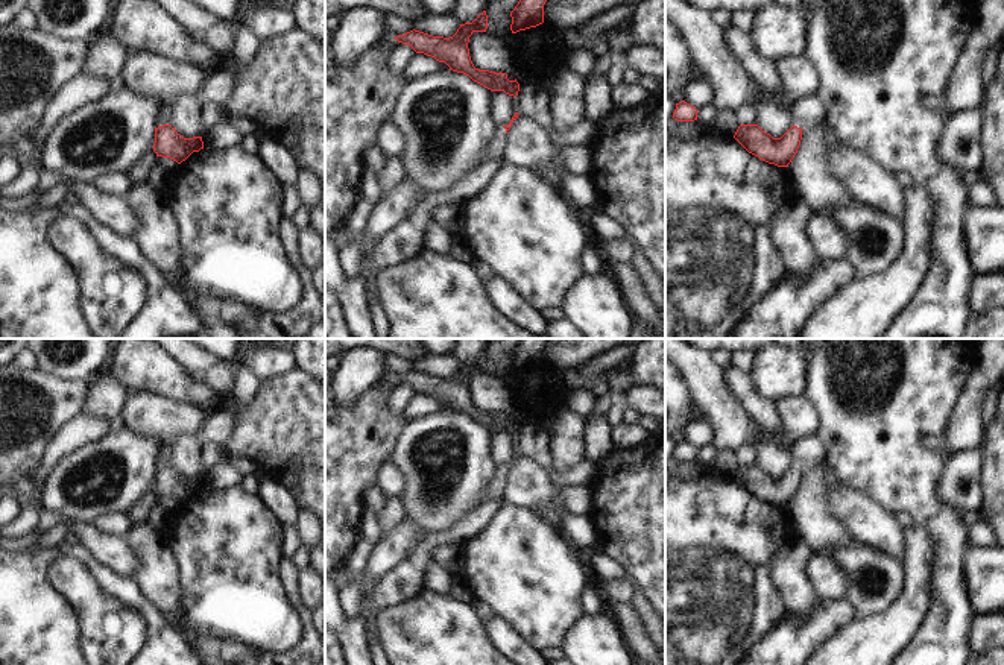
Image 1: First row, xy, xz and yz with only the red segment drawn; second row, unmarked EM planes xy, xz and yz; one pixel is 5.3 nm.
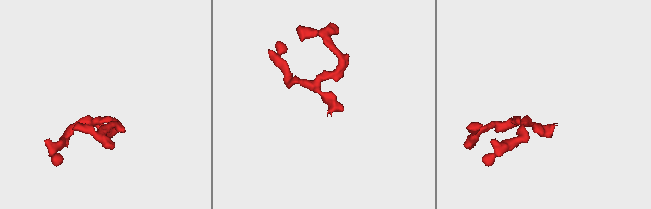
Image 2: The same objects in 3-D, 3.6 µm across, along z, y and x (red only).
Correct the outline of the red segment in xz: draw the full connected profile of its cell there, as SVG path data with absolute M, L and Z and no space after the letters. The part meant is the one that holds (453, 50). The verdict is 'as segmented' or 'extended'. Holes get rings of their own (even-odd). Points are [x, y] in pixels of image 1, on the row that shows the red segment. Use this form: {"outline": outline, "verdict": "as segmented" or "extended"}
{"outline": "M483 11L472 23L460 24L457 32L450 36L433 36L419 30L410 30L404 35L395 36L398 43L410 46L416 53L424 53L439 62L445 62L450 70L469 76L474 82L483 85L491 91L504 91L516 97L519 84L509 80L506 73L494 73L489 70L478 70L474 67L469 56L469 36L474 32L486 32L488 15Z", "verdict": "as segmented"}

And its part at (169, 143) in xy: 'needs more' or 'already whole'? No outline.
already whole

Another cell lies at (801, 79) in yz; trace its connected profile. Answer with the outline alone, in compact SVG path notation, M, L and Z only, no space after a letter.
M805 55L779 61L778 70L793 102L819 94L819 74Z

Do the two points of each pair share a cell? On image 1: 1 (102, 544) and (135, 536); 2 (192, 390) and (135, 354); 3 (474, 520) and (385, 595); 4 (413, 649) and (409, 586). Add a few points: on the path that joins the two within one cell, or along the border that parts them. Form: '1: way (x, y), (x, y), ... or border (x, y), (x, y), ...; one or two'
1: border (119, 538), (132, 556), (132, 573); two
2: way (178, 384), (149, 368); one
3: way (450, 535), (435, 539), (409, 571); one
4: border (423, 588), (416, 595), (382, 608), (377, 612); two

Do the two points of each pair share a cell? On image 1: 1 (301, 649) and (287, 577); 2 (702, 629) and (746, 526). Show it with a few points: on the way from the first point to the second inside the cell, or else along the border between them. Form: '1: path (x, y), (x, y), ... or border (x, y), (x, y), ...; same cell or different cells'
1: path (307, 630), (306, 615), (292, 595); same cell
2: path (702, 603), (702, 570), (720, 551); same cell

